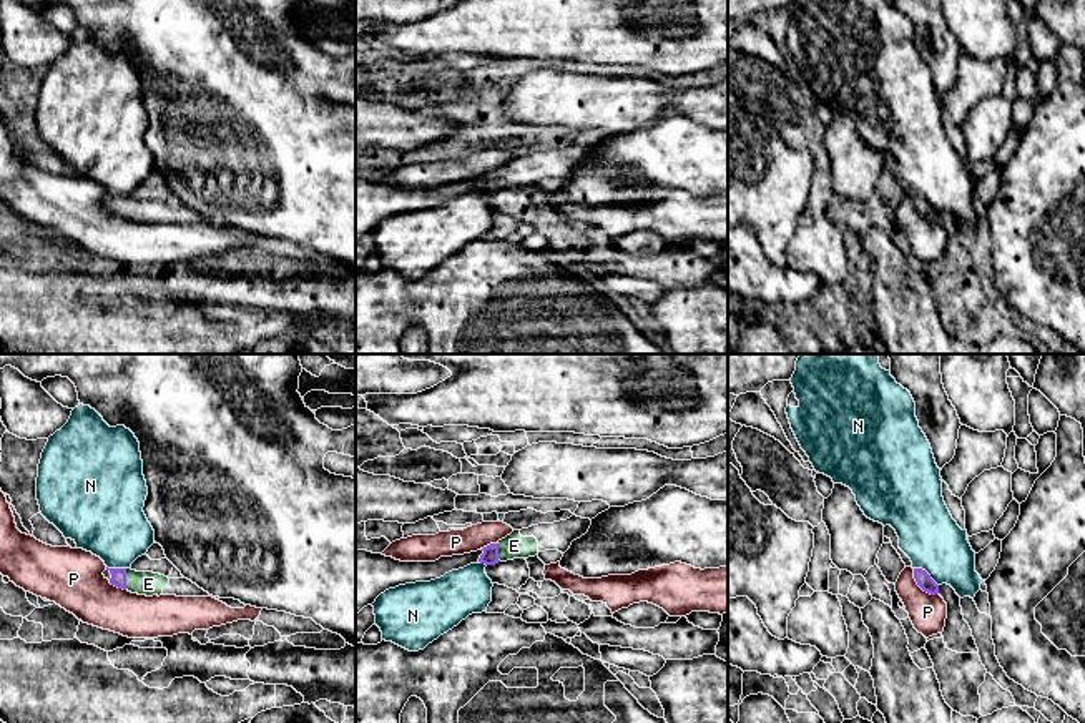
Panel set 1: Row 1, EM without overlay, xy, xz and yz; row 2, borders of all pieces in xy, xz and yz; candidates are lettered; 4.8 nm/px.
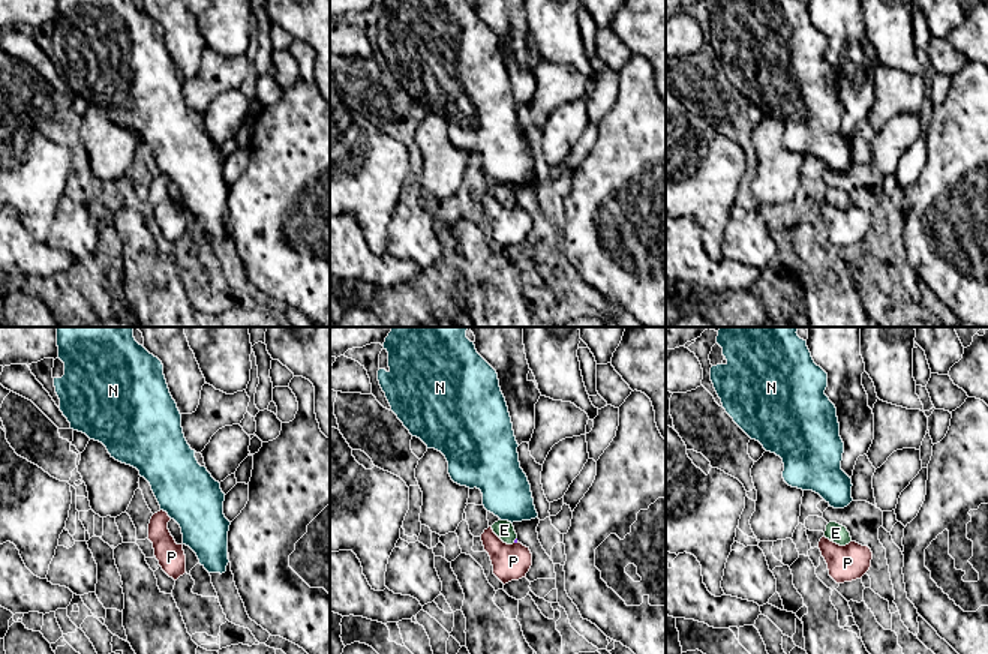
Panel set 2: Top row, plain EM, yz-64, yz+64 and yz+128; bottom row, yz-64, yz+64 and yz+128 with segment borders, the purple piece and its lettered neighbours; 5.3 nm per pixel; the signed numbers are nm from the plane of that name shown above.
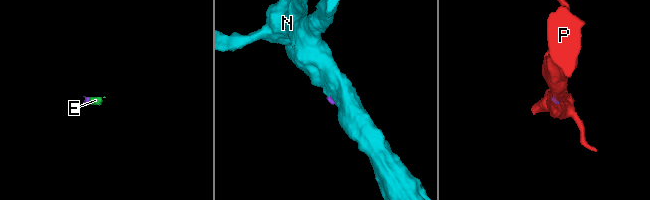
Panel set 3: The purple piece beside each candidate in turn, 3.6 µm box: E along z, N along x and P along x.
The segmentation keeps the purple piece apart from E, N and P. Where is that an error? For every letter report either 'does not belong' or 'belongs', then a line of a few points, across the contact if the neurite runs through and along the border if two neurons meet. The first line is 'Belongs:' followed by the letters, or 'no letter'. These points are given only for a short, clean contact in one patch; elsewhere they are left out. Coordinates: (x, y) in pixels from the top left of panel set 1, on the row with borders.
Belongs: E
E: belongs
N: does not belong | yz (914, 567), (921, 567), (937, 585)
P: does not belong | yz (913, 569), (914, 580), (924, 590), (937, 594)

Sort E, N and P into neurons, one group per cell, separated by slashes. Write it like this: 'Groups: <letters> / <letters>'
Groups: E / N / P

